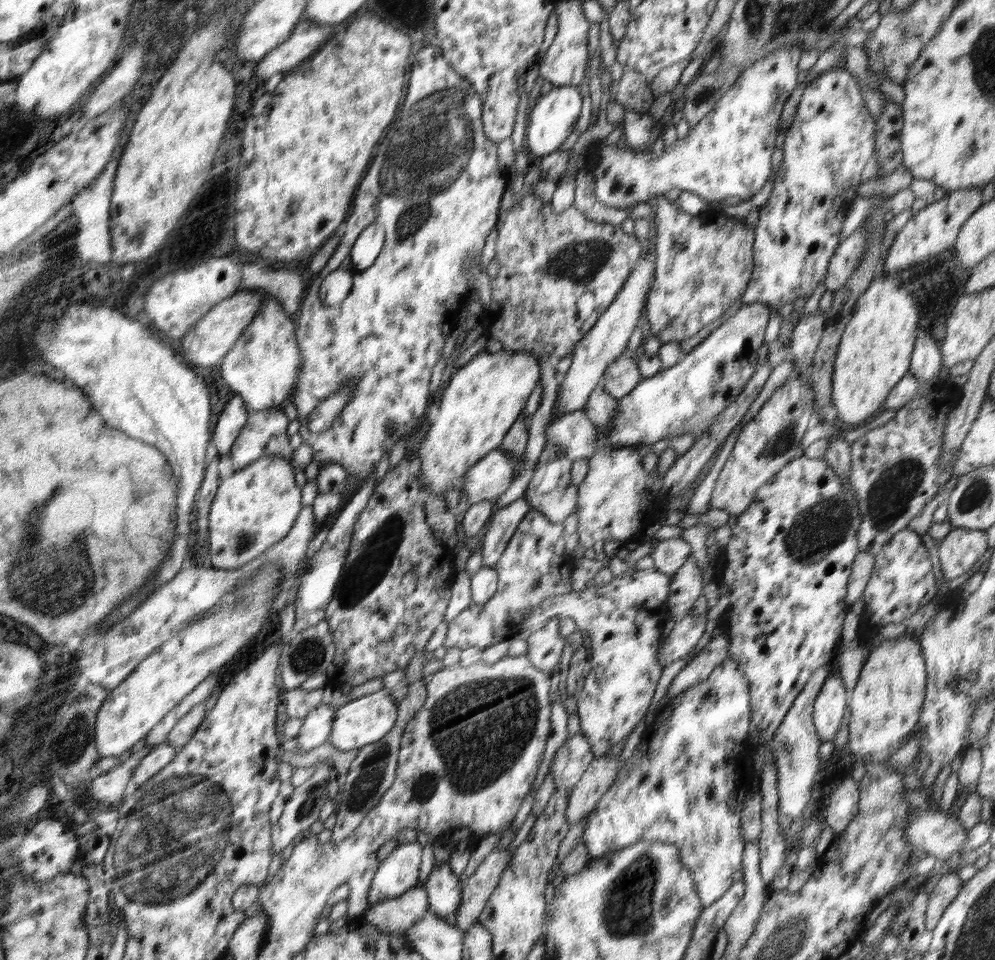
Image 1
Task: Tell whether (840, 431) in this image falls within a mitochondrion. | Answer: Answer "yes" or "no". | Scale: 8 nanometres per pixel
no

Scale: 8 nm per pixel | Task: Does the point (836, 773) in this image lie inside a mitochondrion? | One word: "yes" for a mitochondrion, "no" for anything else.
yes

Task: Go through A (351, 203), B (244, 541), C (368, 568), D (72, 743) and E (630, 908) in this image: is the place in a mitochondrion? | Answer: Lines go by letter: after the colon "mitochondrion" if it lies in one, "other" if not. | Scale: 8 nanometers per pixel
A: other
B: mitochondrion
C: mitochondrion
D: mitochondrion
E: mitochondrion

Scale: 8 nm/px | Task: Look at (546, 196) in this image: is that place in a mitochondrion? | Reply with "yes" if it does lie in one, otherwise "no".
no

